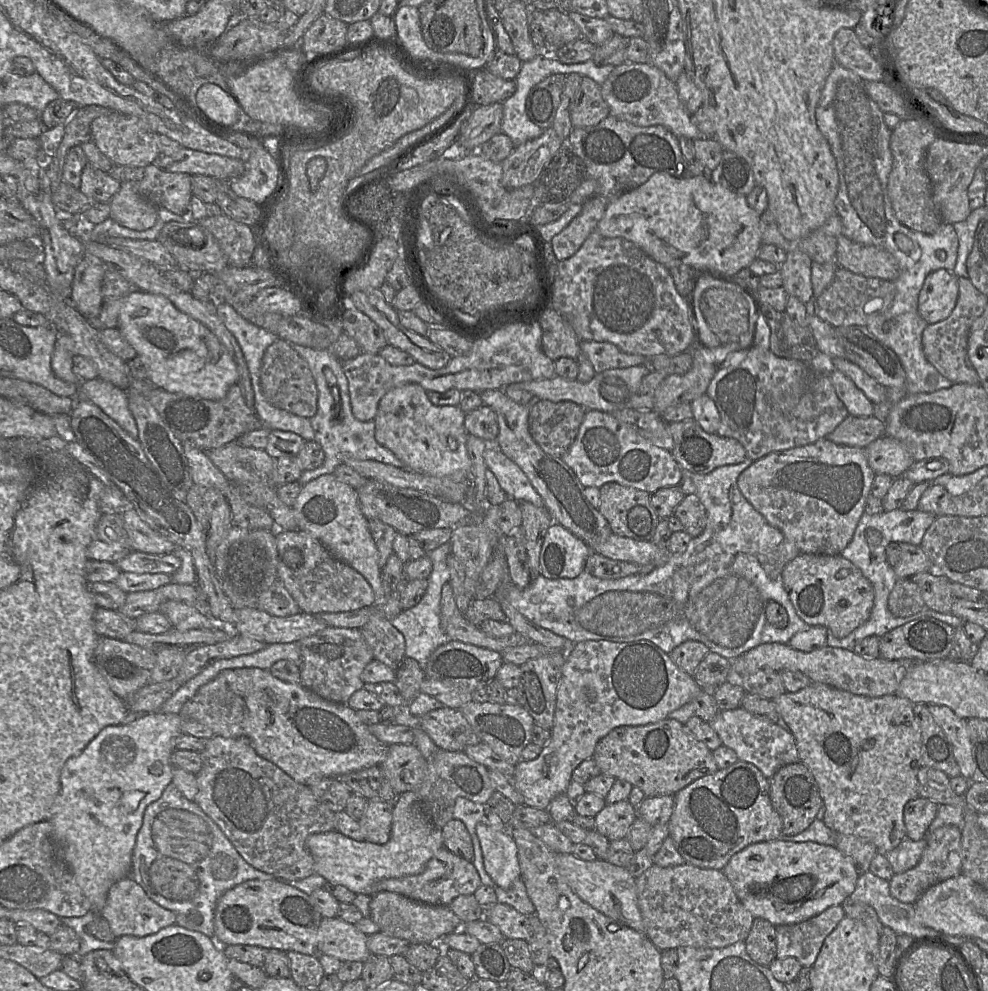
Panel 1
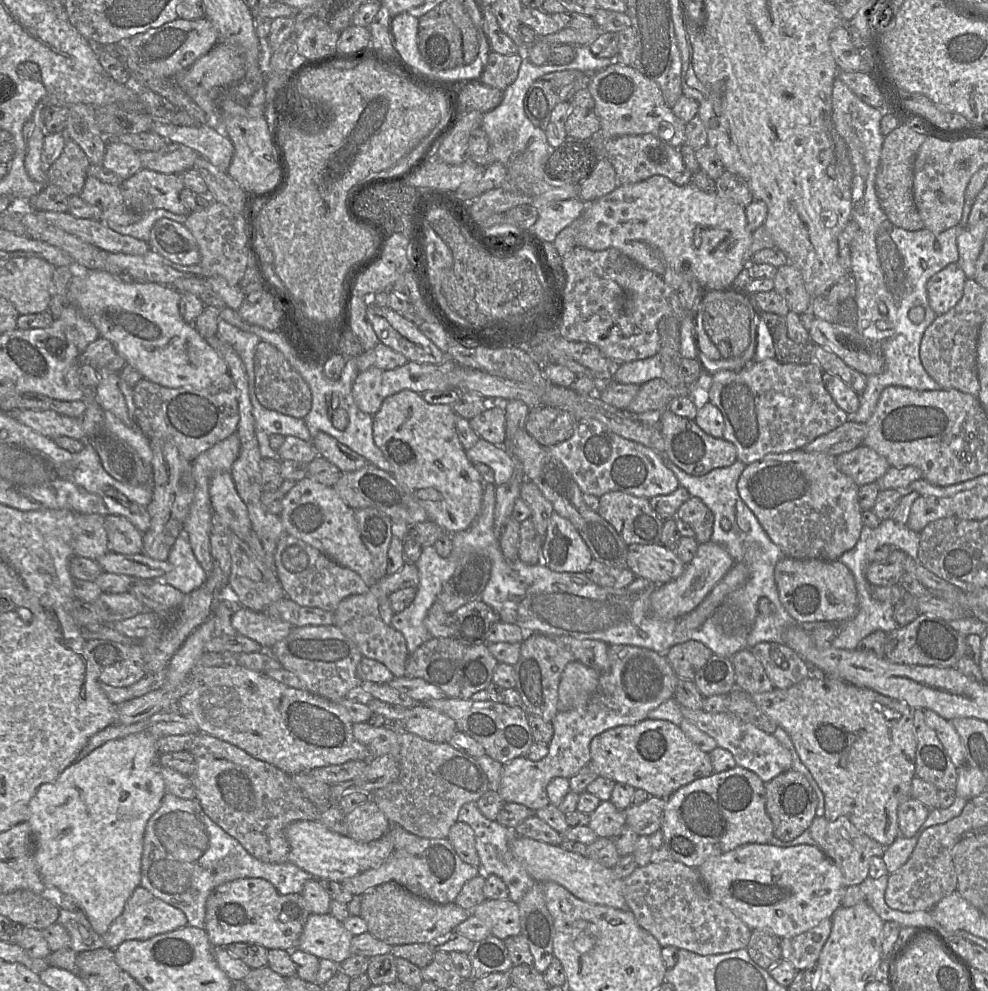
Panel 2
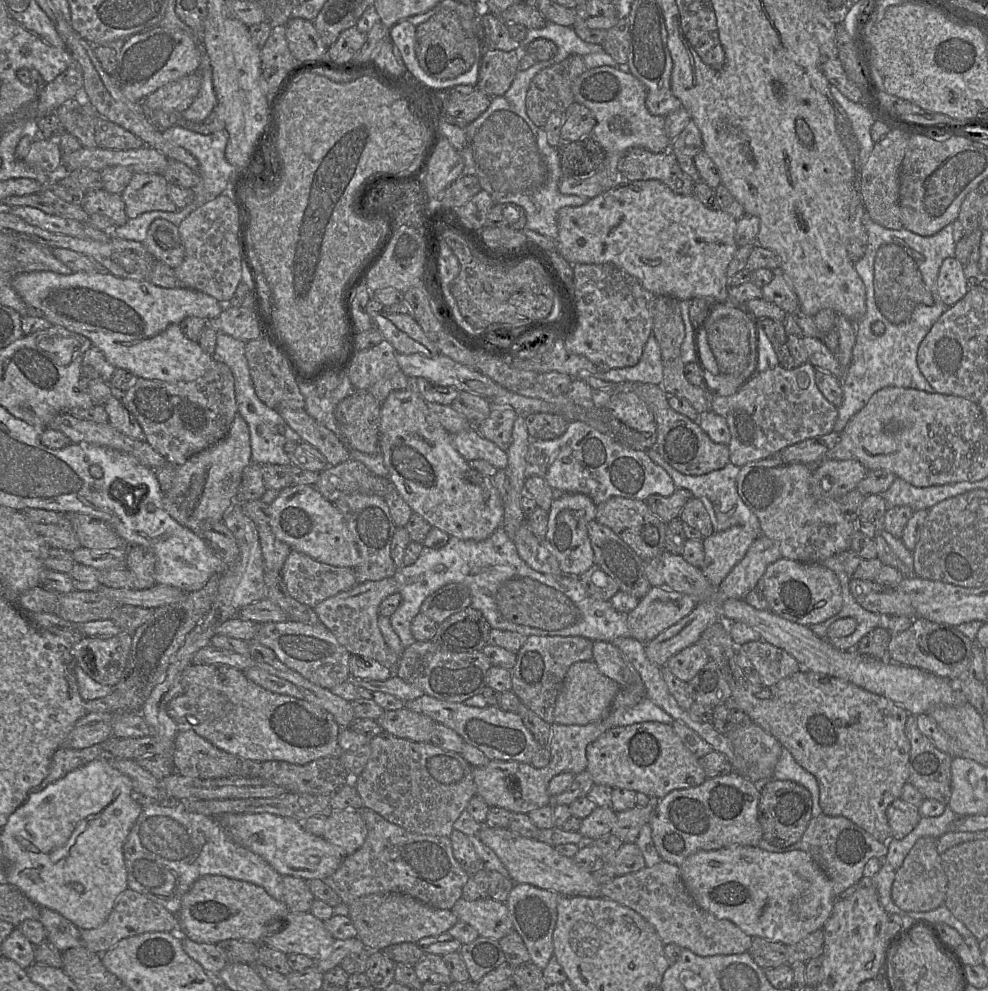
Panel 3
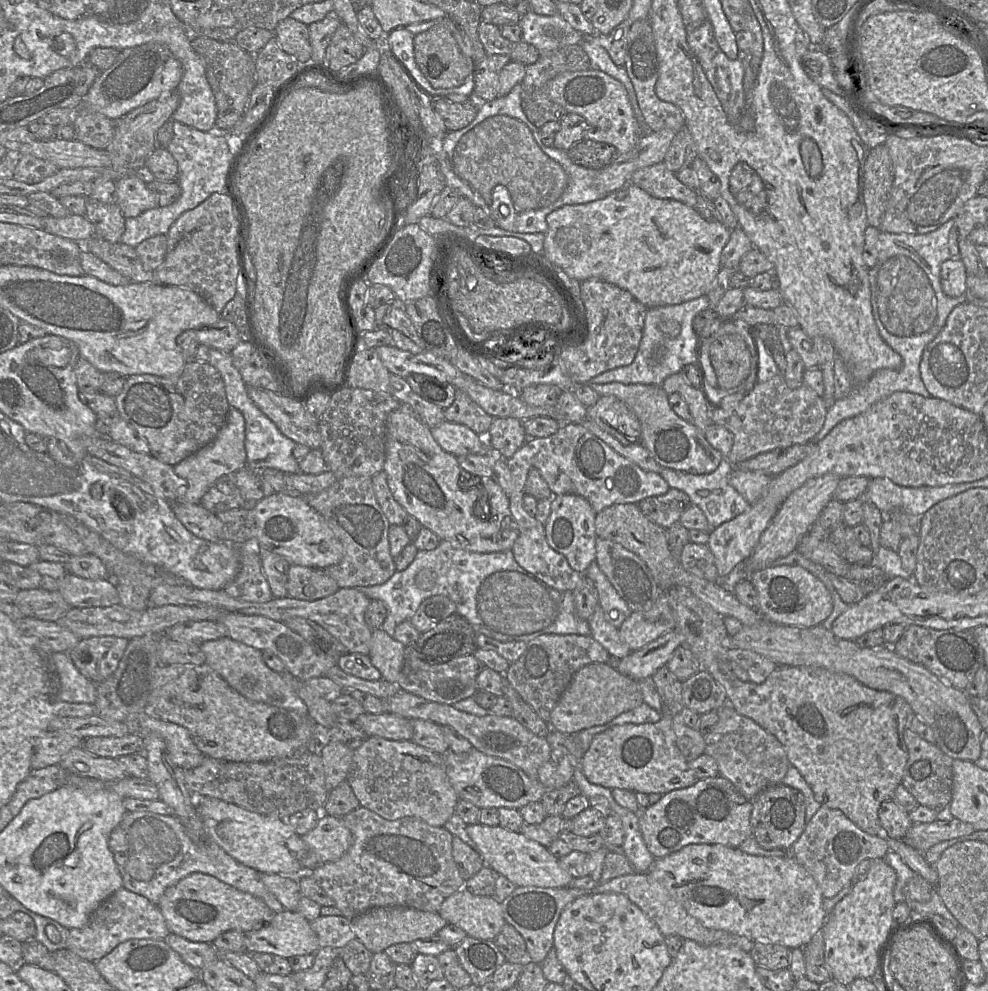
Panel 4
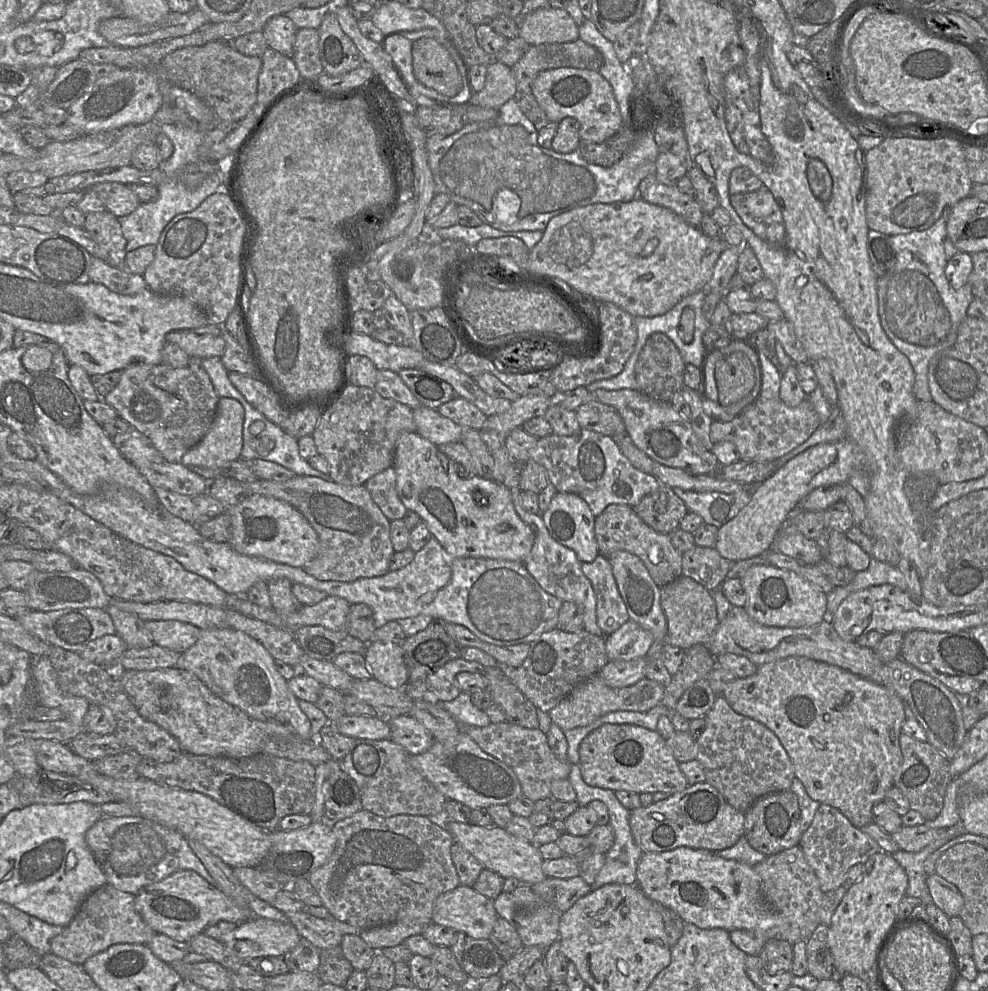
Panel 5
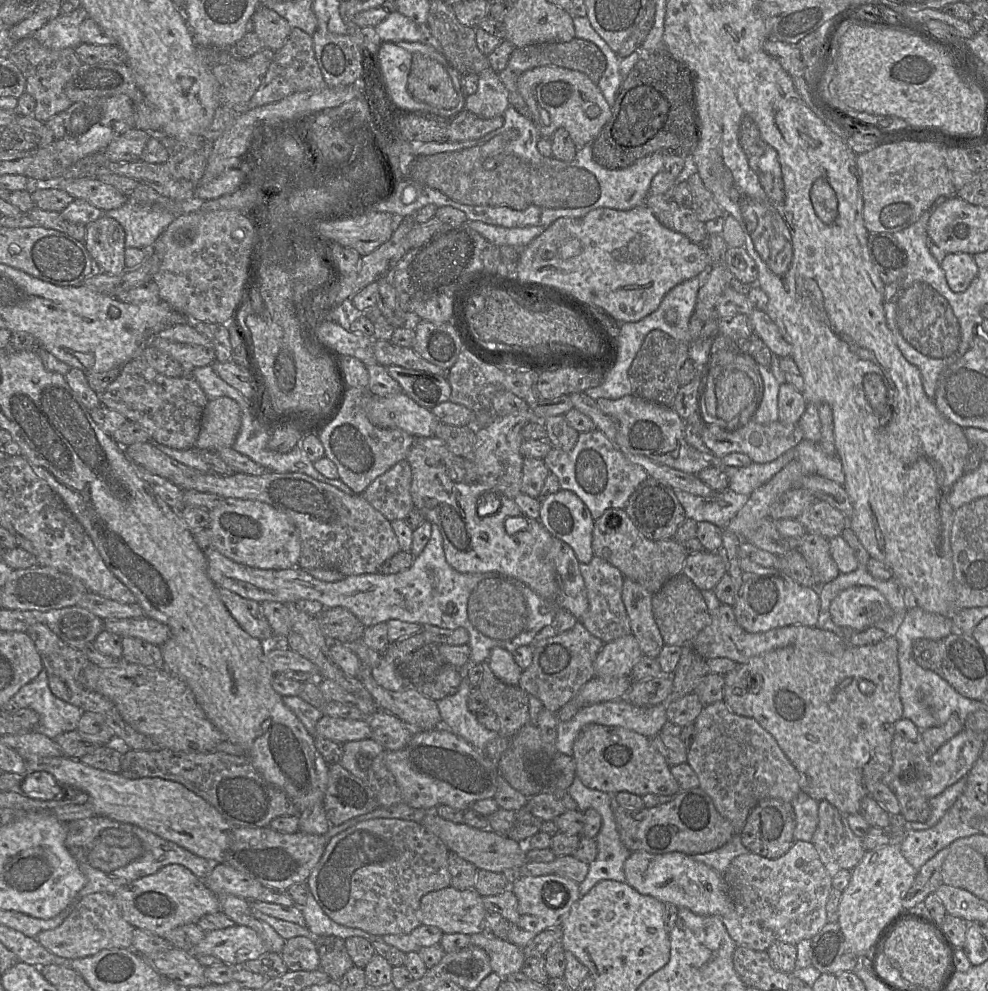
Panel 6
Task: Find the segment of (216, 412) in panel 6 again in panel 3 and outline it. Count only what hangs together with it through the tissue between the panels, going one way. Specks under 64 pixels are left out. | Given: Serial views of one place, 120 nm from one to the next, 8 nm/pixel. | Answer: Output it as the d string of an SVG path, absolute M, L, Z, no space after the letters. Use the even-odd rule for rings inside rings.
M237 413L227 435L176 467L172 487L163 493L163 508L181 525L202 537L209 525L224 521L237 495L243 470L251 463L250 431Z

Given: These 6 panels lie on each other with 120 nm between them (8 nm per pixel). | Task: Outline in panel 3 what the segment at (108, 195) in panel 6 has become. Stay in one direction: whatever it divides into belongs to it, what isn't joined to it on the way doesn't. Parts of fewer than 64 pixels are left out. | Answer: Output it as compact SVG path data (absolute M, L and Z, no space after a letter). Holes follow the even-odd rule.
M134 173L121 194L128 219L151 211L176 212L167 195L168 182L160 174Z

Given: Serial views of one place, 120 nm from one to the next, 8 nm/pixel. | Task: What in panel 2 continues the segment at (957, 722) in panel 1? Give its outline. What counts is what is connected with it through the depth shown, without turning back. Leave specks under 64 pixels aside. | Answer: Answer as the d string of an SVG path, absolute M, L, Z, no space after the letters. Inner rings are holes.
M927 709L924 710L924 713L927 725L936 732L953 764L957 768L967 764L964 746L951 721L941 717L933 710Z

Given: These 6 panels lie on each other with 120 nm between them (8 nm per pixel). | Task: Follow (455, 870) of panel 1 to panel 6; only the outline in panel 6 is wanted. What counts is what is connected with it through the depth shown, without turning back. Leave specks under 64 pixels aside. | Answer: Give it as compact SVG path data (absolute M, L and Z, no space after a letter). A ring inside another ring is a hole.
M370 819L332 837L306 882L319 906L336 923L364 930L373 937L410 934L422 924L422 897L451 884L448 852L443 841L421 823L403 819Z

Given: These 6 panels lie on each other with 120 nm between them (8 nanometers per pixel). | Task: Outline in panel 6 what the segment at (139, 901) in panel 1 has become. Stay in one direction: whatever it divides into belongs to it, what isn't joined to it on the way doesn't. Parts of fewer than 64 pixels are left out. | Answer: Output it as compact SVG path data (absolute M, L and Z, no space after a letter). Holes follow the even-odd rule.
M93 893L80 898L74 903L73 909L63 923L55 929L40 932L35 938L51 953L67 959L78 959L93 956L105 949L131 949L135 927L122 916L113 894Z

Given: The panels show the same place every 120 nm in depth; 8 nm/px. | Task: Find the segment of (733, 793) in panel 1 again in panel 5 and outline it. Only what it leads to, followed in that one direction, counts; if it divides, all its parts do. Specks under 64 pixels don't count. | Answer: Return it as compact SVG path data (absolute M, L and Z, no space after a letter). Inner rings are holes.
M707 782L689 785L666 799L630 811L629 825L636 844L644 852L667 852L678 847L721 851L744 836L745 813L733 808Z

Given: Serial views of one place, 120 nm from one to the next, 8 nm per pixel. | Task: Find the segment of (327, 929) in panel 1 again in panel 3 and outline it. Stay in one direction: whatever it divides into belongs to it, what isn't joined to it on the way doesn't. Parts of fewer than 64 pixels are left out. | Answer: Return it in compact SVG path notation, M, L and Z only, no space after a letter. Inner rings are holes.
M309 911L290 913L282 930L277 934L268 935L261 944L286 955L304 954L316 961L328 951L334 941L324 922Z

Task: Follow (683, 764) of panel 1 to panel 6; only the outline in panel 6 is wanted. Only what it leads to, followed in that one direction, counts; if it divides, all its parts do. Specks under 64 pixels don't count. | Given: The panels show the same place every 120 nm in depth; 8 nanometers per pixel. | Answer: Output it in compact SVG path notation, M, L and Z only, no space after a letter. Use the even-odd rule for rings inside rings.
M587 724L574 741L572 758L576 776L591 789L609 794L626 791L639 796L676 795L681 790L651 738L621 726Z

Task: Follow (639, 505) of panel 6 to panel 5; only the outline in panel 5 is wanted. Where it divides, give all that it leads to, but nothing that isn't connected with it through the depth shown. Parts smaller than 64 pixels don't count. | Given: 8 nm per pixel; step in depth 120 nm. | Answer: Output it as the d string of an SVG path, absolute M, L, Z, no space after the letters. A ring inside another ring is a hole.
M661 485L655 492L645 495L633 508L647 525L665 534L678 529L689 512L684 501L667 485Z

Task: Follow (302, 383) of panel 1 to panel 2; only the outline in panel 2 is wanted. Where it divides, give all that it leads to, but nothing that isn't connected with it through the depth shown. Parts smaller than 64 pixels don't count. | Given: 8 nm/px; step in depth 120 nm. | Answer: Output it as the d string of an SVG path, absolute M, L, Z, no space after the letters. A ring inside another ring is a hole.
M261 341L254 355L255 394L258 402L269 410L303 419L310 412L312 395L308 384L273 345Z

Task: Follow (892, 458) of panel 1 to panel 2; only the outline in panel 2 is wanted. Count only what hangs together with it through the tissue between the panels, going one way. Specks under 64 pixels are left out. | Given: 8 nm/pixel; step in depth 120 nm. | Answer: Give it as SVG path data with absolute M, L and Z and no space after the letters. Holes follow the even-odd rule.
M864 445L850 452L837 455L835 462L837 468L851 477L859 487L876 482L890 468L884 457Z

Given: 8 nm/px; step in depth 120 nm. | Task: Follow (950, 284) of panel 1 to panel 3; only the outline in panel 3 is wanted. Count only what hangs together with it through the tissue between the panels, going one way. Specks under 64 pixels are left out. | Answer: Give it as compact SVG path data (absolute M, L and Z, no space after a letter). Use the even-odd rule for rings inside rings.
M955 257L946 258L936 281L937 293L948 307L960 301L968 292L968 285L960 262Z

